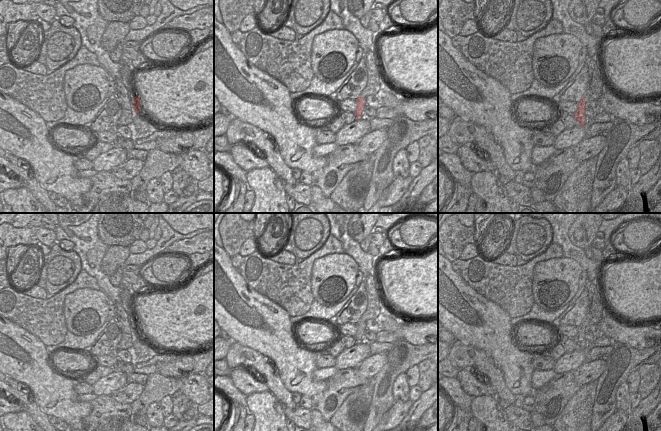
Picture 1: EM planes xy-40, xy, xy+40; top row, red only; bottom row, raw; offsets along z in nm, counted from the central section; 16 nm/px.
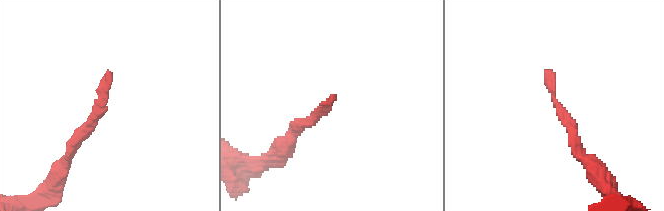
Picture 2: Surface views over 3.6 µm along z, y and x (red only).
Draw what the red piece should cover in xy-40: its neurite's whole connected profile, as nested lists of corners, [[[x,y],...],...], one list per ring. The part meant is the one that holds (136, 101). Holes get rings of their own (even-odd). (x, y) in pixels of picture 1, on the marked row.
[[[113,78],[116,84],[116,91],[113,95],[116,95],[121,99],[122,114],[119,120],[116,122],[117,126],[127,126],[132,123],[132,110],[134,109],[136,114],[139,115],[141,108],[141,99],[136,95],[134,98],[130,95],[129,89],[127,89],[122,83],[122,78]]]

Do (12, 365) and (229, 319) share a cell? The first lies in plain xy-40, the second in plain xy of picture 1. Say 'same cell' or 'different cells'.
same cell

